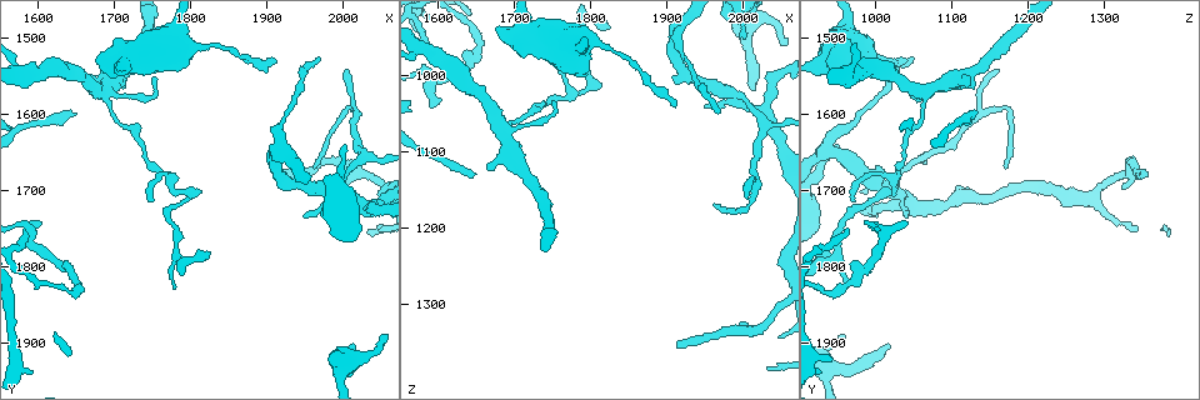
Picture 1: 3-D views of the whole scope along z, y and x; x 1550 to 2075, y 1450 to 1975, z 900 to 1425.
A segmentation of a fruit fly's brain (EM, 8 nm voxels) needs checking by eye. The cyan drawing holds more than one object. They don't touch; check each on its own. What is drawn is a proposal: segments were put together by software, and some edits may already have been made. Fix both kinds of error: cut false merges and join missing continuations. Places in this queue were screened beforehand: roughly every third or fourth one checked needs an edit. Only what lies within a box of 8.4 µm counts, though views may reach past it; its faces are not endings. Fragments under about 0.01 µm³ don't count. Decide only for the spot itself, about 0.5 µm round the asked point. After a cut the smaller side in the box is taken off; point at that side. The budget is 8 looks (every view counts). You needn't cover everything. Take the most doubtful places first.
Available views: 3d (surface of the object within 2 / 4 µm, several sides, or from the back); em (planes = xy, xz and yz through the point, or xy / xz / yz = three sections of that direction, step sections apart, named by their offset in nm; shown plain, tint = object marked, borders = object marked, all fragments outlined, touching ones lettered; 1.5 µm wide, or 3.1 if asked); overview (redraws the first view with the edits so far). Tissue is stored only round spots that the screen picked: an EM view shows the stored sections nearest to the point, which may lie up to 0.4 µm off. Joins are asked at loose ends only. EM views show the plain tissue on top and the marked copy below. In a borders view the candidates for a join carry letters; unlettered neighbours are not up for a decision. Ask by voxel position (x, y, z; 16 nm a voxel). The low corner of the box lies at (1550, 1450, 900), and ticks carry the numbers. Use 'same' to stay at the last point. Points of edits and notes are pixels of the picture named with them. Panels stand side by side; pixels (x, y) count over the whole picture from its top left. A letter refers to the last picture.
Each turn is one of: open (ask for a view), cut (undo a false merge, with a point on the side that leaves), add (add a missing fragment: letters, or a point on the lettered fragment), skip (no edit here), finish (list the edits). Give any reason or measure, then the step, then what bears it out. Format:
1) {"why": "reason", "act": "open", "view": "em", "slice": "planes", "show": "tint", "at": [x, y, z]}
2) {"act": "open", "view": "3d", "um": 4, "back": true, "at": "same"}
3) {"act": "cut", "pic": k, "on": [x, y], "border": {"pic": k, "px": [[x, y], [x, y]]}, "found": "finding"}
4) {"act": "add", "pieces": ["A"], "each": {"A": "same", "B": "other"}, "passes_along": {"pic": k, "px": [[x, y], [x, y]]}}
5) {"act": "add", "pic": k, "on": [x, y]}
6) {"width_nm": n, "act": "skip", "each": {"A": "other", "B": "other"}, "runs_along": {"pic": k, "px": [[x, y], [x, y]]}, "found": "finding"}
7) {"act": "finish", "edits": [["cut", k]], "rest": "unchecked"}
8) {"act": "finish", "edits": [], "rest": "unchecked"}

{"why": "an open end", "act": "open", "view": "em", "slice": "xy", "step": 4, "show": "borders", "at": [2020, 1905, 1020]}

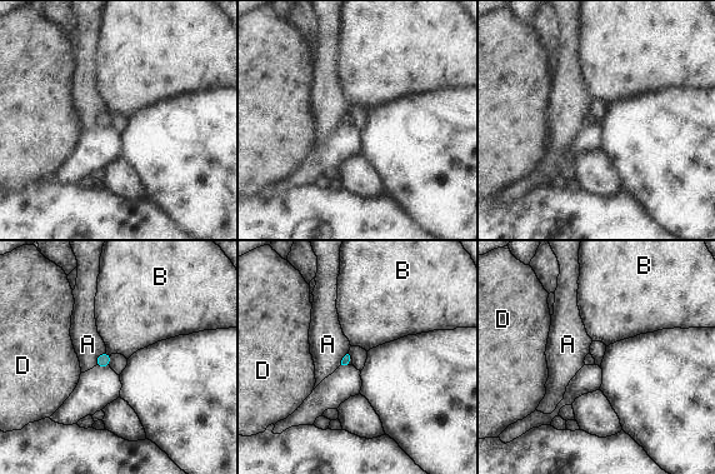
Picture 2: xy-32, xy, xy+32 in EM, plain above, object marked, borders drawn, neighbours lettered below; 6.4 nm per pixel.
{"why": "another direction", "act": "open", "view": "em", "slice": "planes", "show": "borders", "at": "same"}

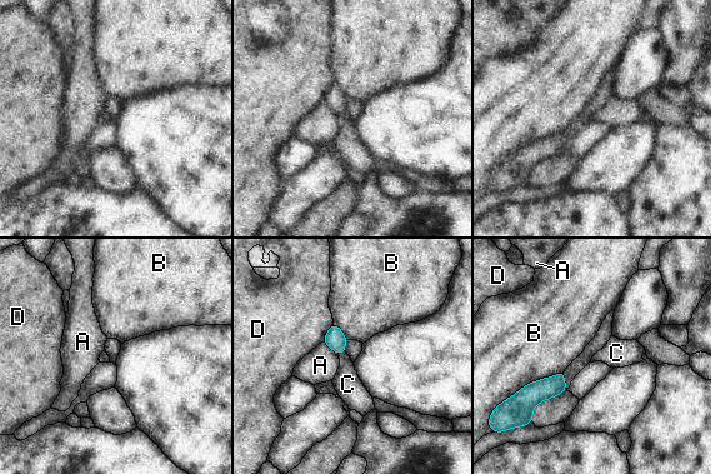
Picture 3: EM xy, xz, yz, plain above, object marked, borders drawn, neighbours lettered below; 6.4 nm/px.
{"width_nm": 110, "act": "add", "pic": 3, "on": [346, 382], "each": {"A": "other", "B": "other", "C": "same", "D": "other"}, "passes_along": {"pic": 3, "px": [[334, 338], [341, 353], [346, 382]]}, "found": "the neuron continues"}

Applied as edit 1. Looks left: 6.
{"why": "see it whole again", "act": "open", "view": "overview"}

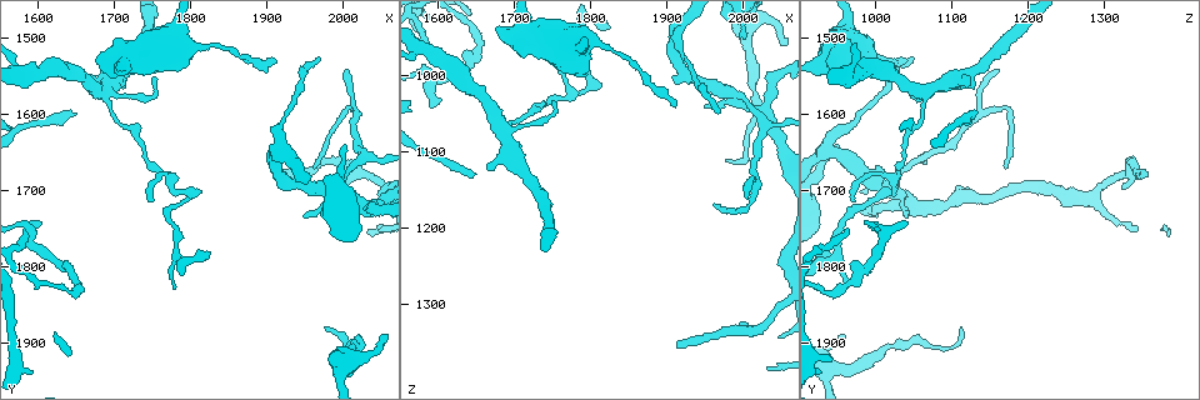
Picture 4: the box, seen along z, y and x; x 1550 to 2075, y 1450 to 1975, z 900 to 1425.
{"why": "free end", "act": "open", "view": "em", "slice": "xz", "step": 4, "show": "tint", "at": [1650, 1600, 1130]}

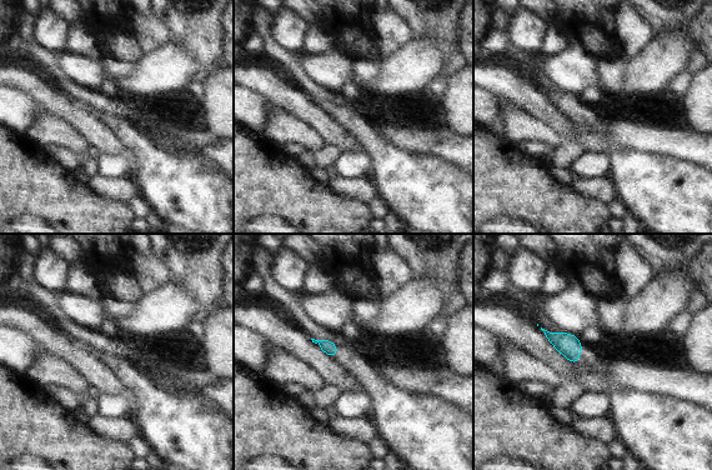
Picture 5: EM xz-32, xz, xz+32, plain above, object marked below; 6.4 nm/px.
{"act": "open", "view": "em", "slice": "planes", "show": "borders", "at": "same"}

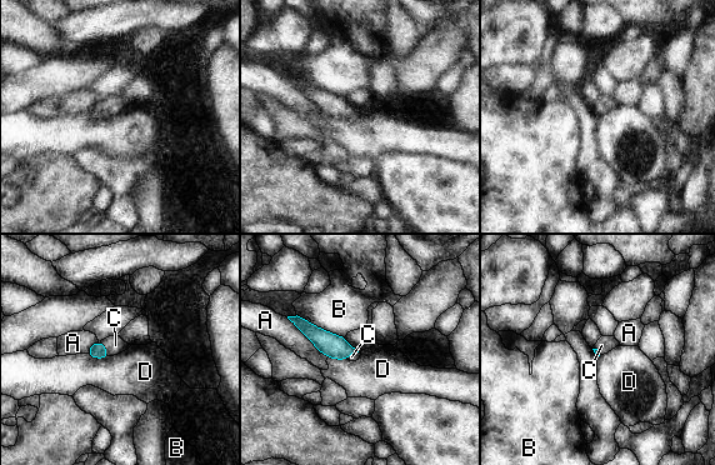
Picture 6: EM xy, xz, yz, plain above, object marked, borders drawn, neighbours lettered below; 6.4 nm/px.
{"act": "add", "pic": 6, "on": [351, 356], "each": {"A": "other", "B": "other", "C": "same", "D": "other"}, "passes_along": {"pic": 6, "px": [[331, 345], [351, 353], [351, 356]]}, "found": "it goes on there"}

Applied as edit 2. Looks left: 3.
{"act": "open", "view": "overview"}

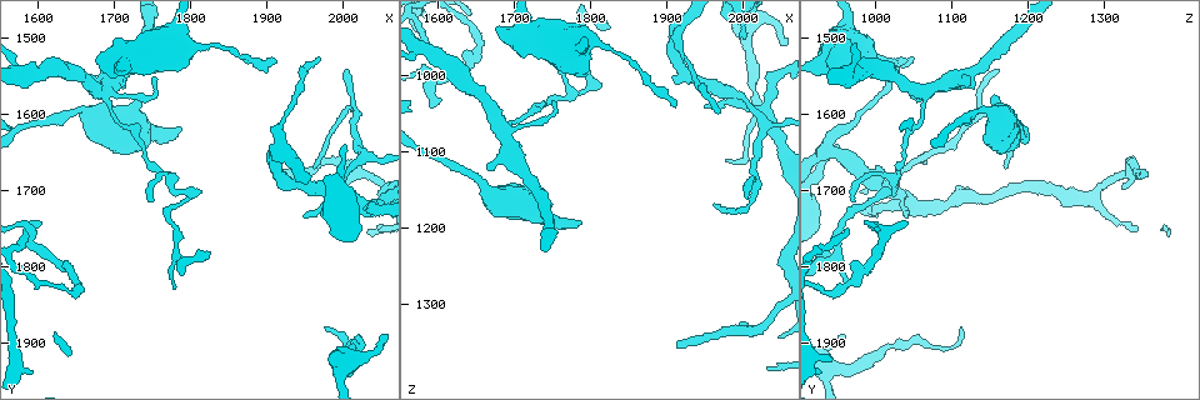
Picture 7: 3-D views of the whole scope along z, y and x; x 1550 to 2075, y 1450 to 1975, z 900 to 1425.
{"act": "open", "view": "em", "slice": "planes", "show": "borders", "at": [1750, 1550, 1035]}

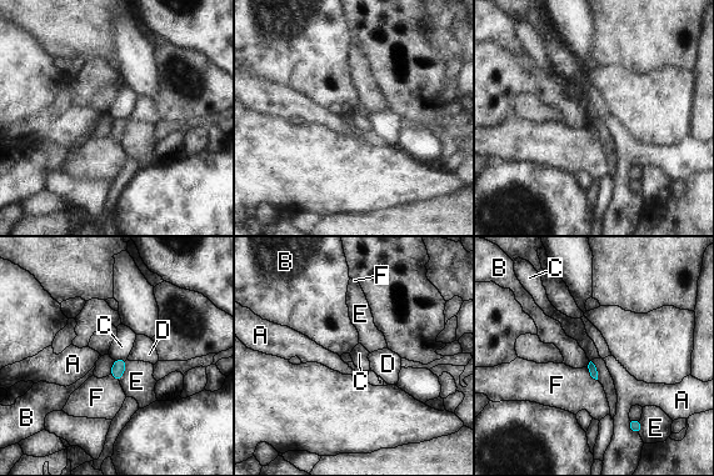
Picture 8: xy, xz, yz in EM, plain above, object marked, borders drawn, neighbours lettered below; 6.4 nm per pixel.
{"act": "skip", "each": {"A": "other", "B": "other", "C": "other", "D": "other", "E": "other", "F": "other"}, "border": {"pic": 8, "px": [[125, 359], [114, 360]]}, "found": "none of them fits"}

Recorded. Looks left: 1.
{"act": "finish", "edits": [["add", 3], ["add", 6]], "rest": "unchecked"}

